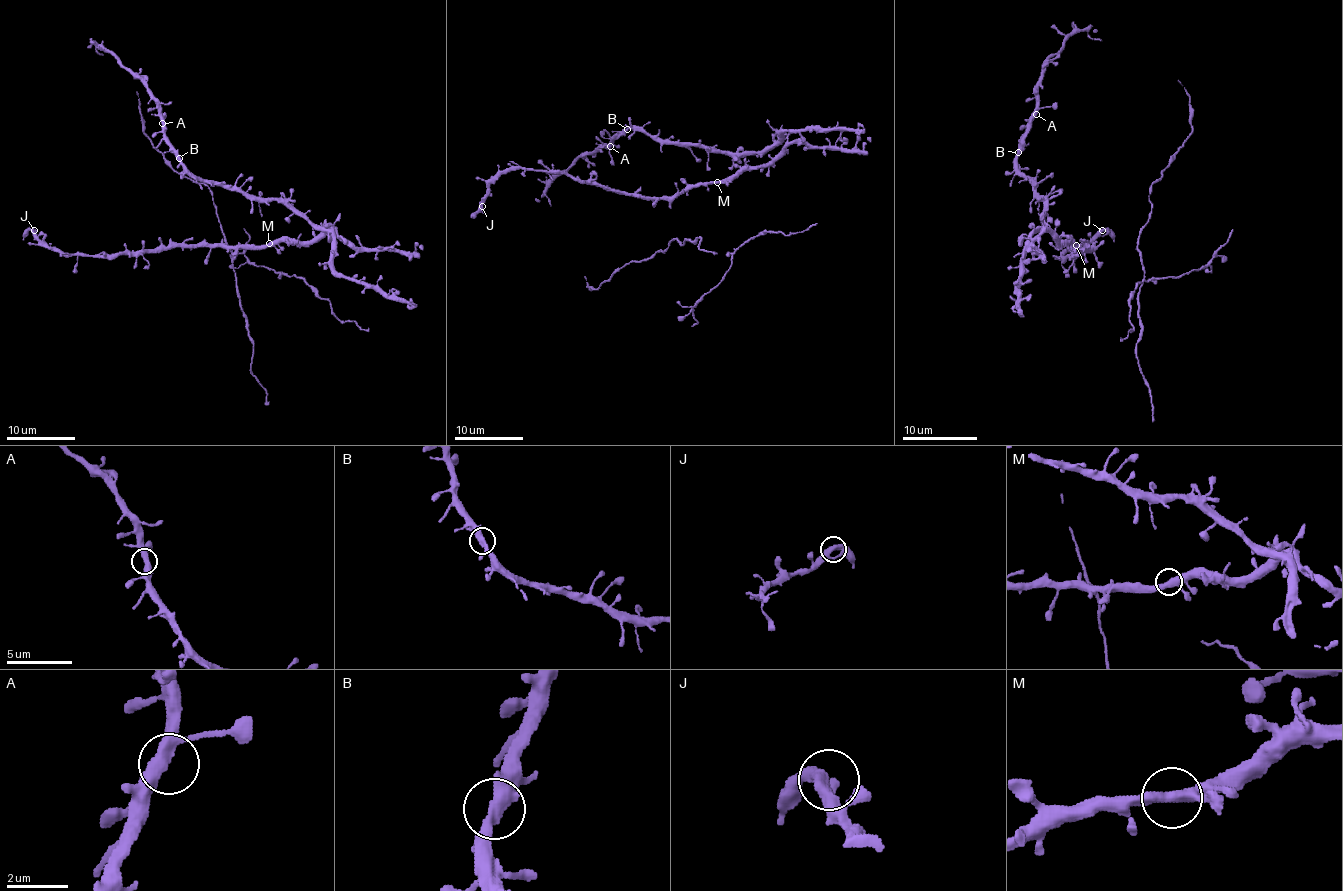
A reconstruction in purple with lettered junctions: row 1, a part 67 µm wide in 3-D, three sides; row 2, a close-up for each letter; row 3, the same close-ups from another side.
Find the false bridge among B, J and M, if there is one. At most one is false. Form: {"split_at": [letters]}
{"split_at": []}

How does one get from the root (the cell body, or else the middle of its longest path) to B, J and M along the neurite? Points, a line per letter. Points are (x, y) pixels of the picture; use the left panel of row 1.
B: (320, 233), (324, 230), (322, 225), (310, 225), (281, 202), (258, 200), (198, 180), (179, 157)
J: (320, 233), (305, 242), (176, 245), (117, 256), (77, 256), (48, 249), (34, 230)
M: (320, 233), (305, 242), (269, 243)

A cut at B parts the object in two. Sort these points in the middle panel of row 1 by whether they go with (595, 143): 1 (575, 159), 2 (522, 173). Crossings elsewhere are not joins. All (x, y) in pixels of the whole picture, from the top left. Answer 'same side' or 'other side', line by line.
1: same side
2: other side

